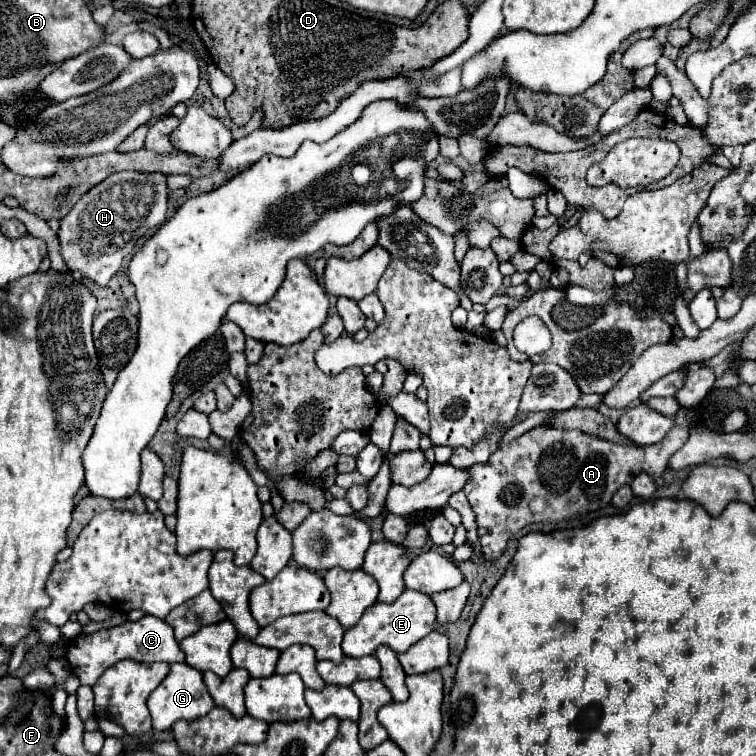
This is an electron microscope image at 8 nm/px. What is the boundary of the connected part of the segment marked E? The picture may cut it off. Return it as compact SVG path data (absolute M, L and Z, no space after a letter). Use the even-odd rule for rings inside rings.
M404 590L400 594L400 598L396 598L392 604L376 602L374 606L370 606L362 614L360 622L354 628L346 630L344 640L342 640L342 650L346 656L362 658L362 656L374 654L378 646L386 644L396 654L402 654L410 646L414 646L418 640L428 636L434 630L434 622L436 622L436 608L434 608L432 598L426 594L420 594L416 590Z

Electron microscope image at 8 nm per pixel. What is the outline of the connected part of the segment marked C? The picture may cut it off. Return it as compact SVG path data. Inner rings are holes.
M144 616L138 622L124 622L114 628L102 628L84 638L74 638L66 658L70 670L80 678L80 682L94 686L102 672L120 660L132 658L136 662L184 662L184 652L180 650L172 628L164 620L156 616Z

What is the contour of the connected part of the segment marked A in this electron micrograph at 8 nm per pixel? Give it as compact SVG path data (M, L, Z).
M538 426L518 436L514 442L504 444L492 454L492 458L486 464L470 466L468 470L470 480L464 486L464 494L476 514L478 538L482 544L484 558L486 560L500 558L506 548L506 542L526 524L562 522L566 518L574 518L576 514L586 514L586 512L608 506L612 500L612 494L620 486L630 484L632 478L640 472L646 472L656 480L666 470L668 458L678 448L682 448L686 440L688 440L688 428L682 428L682 426L674 426L662 442L652 444L652 446L618 446L608 440L584 434L580 430Z

